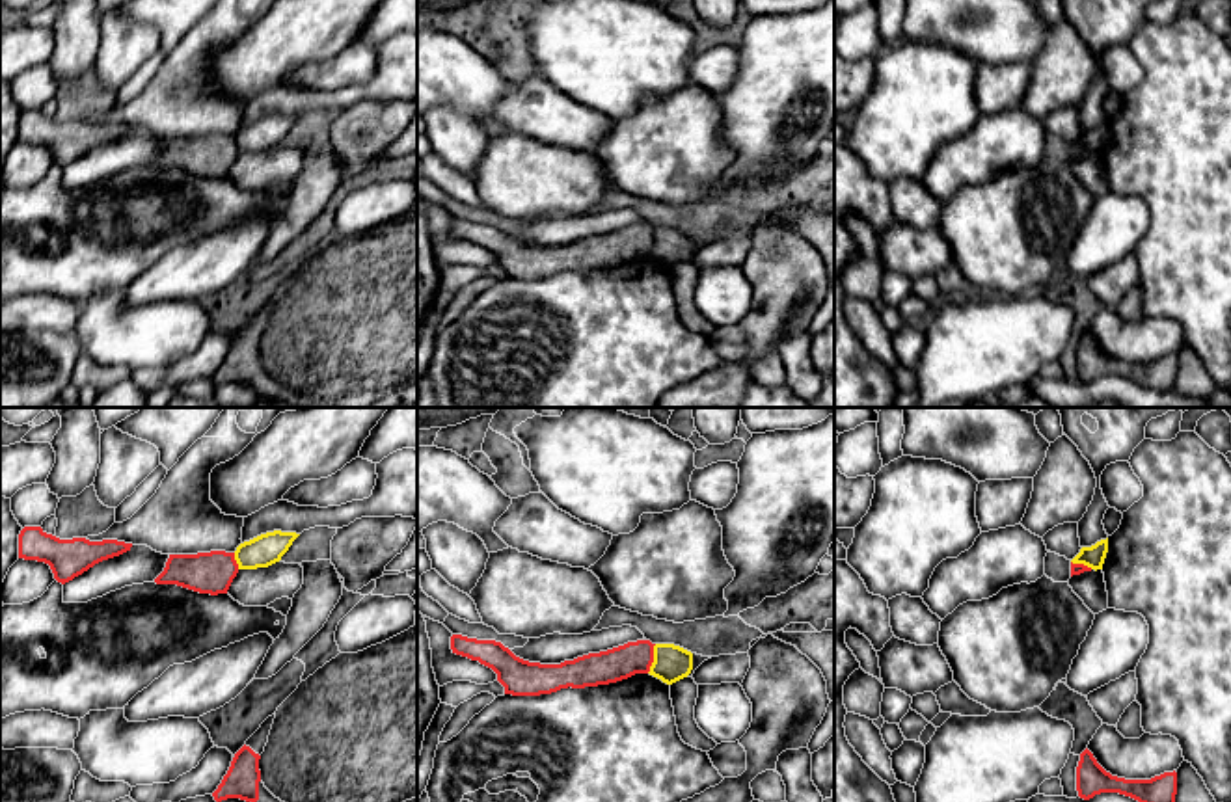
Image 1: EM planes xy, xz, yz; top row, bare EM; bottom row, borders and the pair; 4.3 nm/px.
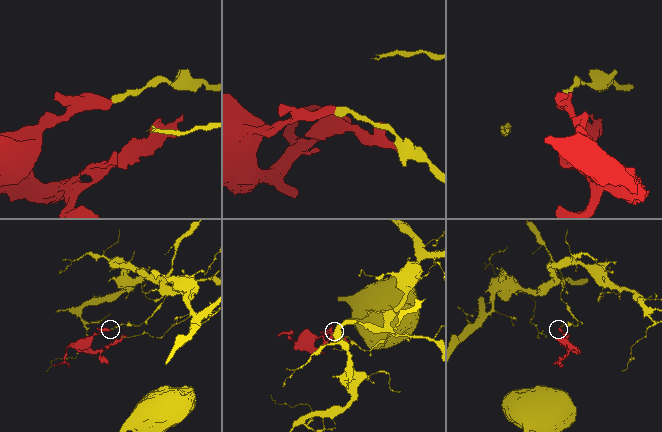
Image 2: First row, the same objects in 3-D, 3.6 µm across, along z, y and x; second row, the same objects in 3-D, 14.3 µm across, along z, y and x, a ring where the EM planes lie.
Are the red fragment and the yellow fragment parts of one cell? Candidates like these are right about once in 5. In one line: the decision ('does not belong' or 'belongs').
does not belong

